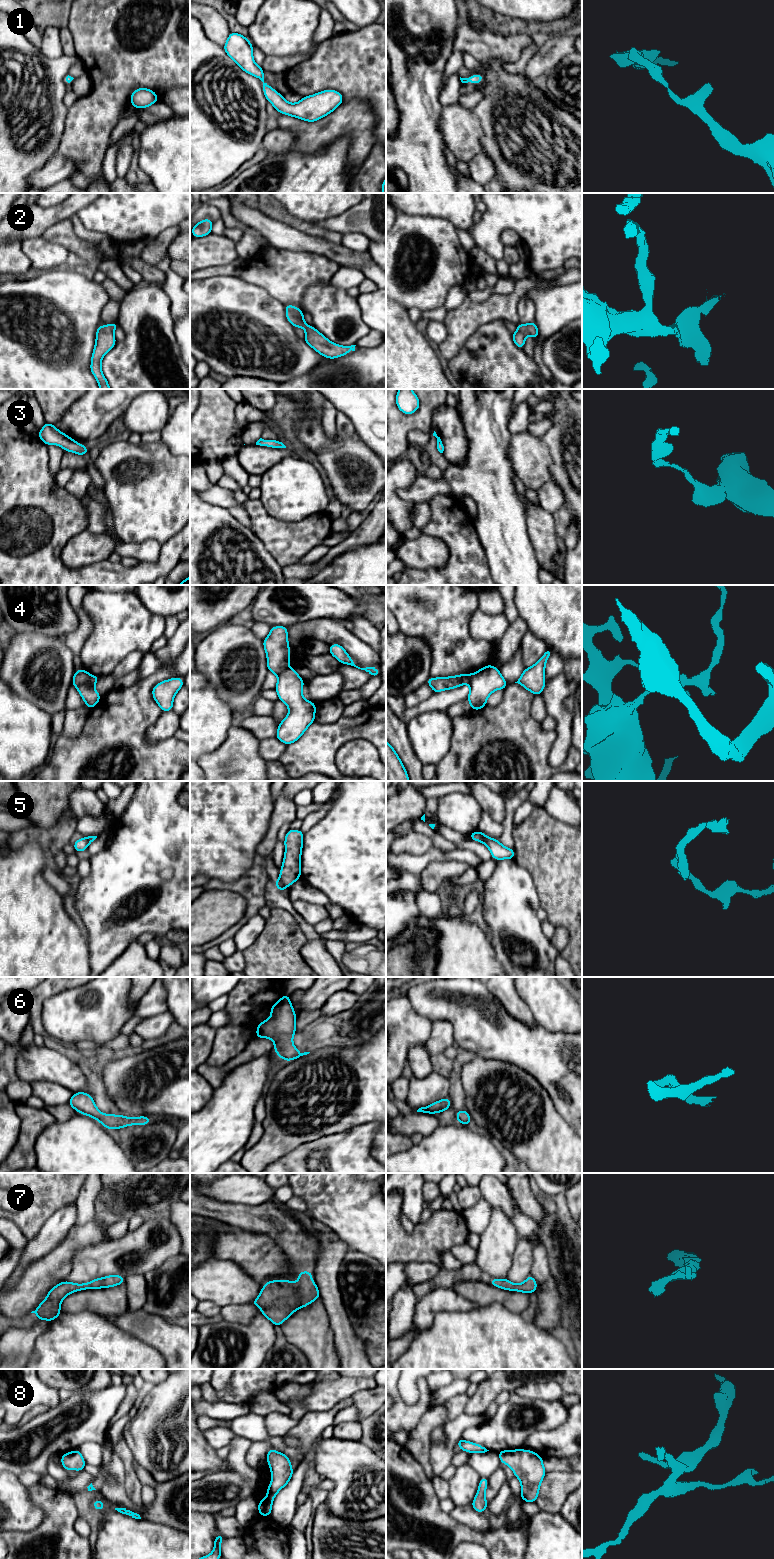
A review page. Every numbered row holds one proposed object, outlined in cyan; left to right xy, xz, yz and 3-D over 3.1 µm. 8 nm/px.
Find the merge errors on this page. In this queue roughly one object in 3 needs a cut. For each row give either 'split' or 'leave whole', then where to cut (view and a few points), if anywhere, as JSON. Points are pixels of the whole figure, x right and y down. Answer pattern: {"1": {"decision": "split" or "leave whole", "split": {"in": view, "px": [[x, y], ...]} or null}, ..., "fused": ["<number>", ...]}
{"1": {"decision": "leave whole", "split": null}, "2": {"decision": "leave whole", "split": null}, "3": {"decision": "leave whole", "split": null}, "4": {"decision": "split", "split": {"in": "xy", "px": [[90, 675], [76, 687]]}}, "5": {"decision": "split", "split": {"in": "xz", "px": [[279, 878], [285, 886]]}}, "6": {"decision": "leave whole", "split": null}, "7": {"decision": "leave whole", "split": null}, "8": {"decision": "leave whole", "split": null}, "fused": ["4", "5"]}

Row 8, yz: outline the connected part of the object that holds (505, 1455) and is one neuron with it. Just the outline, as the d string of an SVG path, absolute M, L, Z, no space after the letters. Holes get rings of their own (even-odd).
M502 1450L497 1452L502 1464L508 1465L520 1480L520 1497L526 1502L536 1502L540 1484L546 1474L543 1458L530 1450Z

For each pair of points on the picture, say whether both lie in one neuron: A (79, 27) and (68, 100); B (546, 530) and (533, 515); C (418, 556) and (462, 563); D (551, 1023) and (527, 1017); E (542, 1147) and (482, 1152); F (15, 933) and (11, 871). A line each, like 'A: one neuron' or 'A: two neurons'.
A: two neurons
B: one neuron
C: two neurons
D: two neurons
E: two neurons
F: one neuron

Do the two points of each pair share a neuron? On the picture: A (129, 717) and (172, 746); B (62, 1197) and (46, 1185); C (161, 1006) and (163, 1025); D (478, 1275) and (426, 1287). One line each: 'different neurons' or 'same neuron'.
A: same neuron
B: same neuron
C: different neurons
D: same neuron

